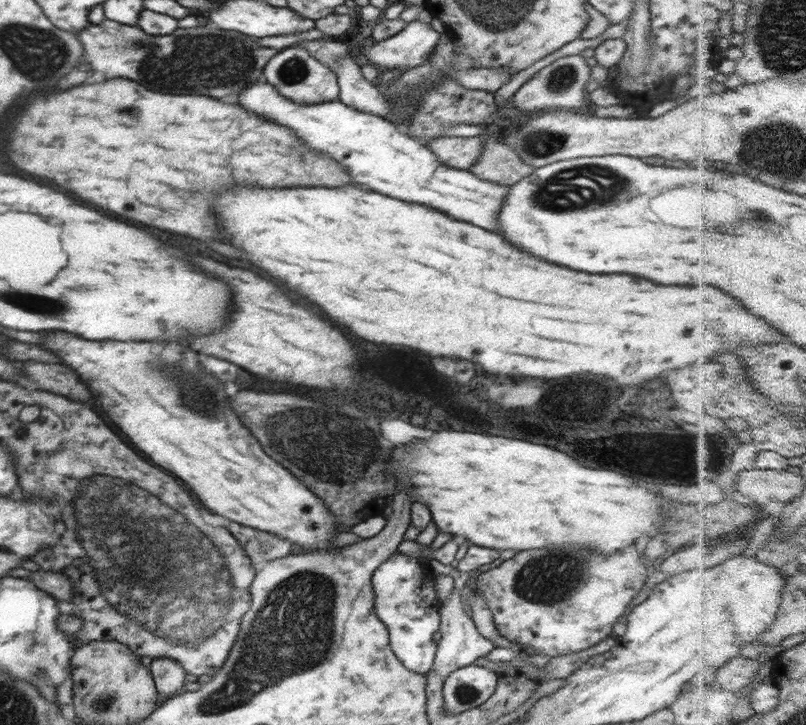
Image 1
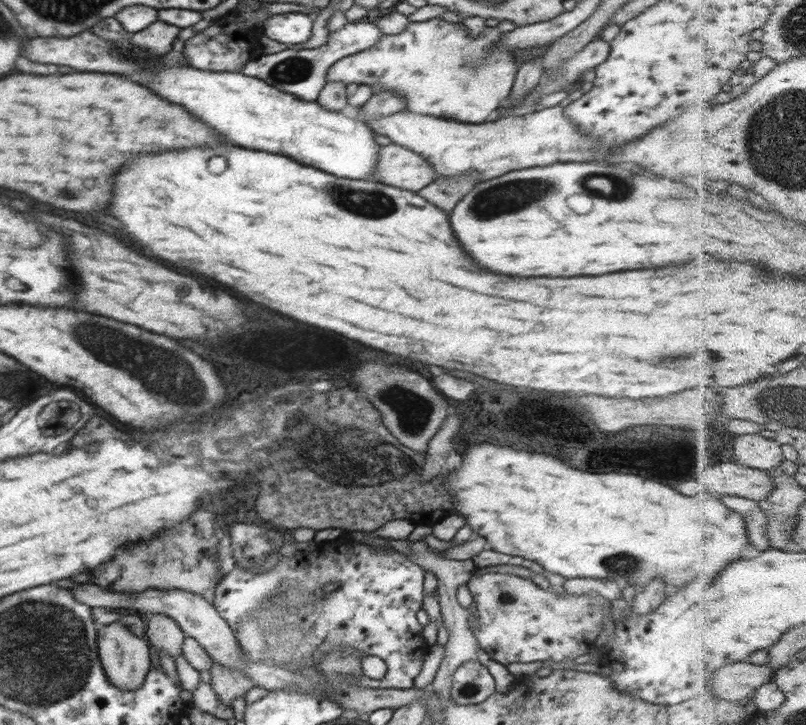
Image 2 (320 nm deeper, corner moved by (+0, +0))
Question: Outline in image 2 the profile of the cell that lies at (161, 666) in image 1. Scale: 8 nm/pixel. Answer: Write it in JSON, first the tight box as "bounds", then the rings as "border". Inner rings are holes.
{"bounds":[144,613,186,659],"border":[[[170,613],[149,616],[146,623],[144,638],[158,654],[168,654],[174,659],[183,654],[182,648],[186,636]]]}

